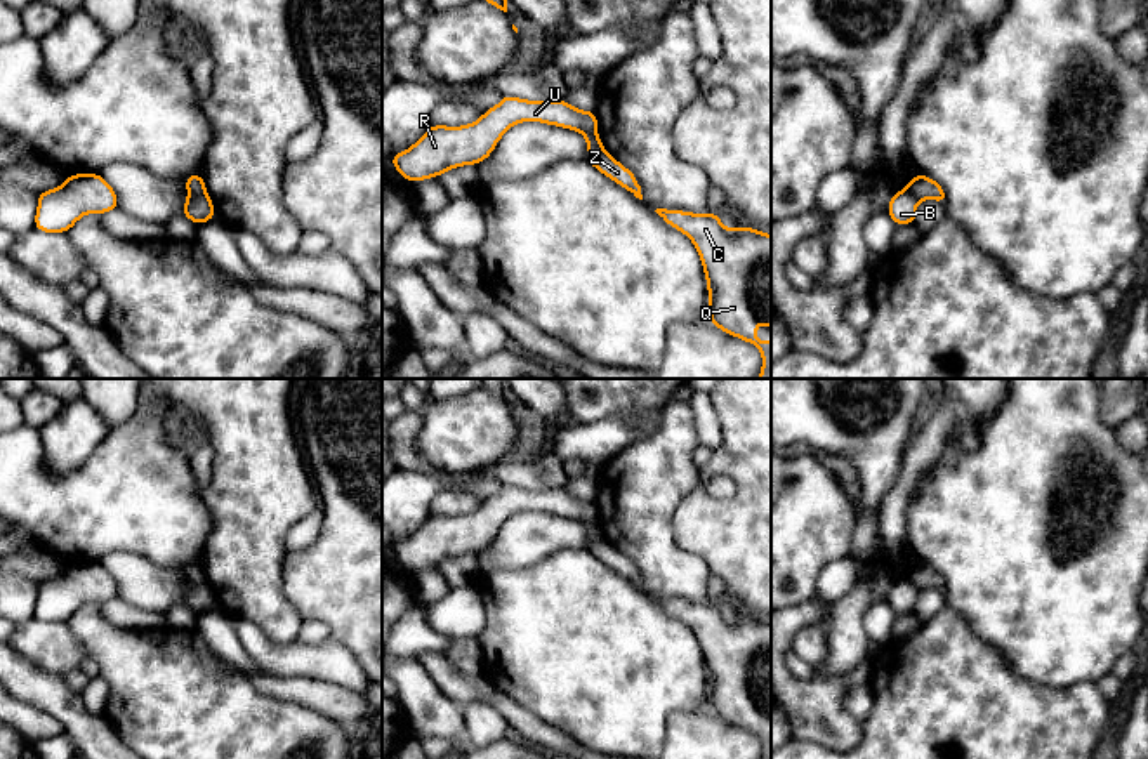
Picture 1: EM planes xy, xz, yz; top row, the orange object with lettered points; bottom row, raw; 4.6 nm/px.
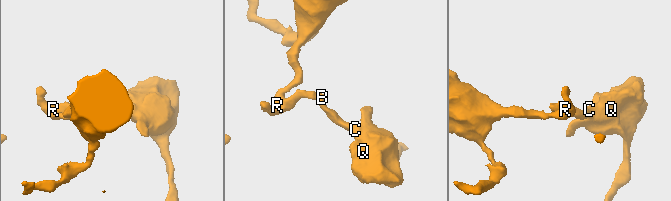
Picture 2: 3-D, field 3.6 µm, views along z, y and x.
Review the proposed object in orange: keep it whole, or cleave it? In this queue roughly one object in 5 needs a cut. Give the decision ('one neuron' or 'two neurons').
two neurons

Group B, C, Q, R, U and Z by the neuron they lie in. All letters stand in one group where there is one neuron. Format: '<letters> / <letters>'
B R U / C Q Z

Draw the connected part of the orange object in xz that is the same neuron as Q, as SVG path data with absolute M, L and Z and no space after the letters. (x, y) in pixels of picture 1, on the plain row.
M655 599L695 634L709 679L709 710L743 728L762 743L771 759L771 729L757 729L759 712L771 716L771 624L736 615L729 620L717 601Z

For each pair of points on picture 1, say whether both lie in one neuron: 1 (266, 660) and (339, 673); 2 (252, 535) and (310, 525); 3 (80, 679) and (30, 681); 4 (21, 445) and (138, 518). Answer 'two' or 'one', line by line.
1: one
2: two
3: two
4: one

